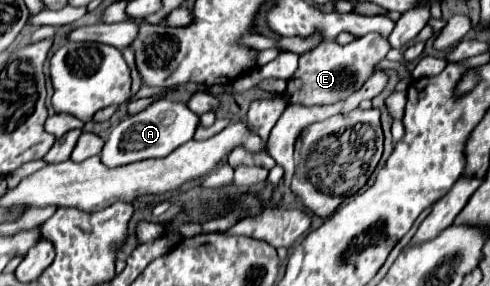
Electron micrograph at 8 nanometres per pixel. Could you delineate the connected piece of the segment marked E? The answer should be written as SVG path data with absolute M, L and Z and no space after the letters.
M364 35L348 45L338 45L336 41L322 41L316 49L300 55L300 67L292 79L288 79L288 89L282 95L286 103L300 105L330 105L346 99L350 93L360 89L364 81L374 73L374 65L386 57L390 51L388 37Z

